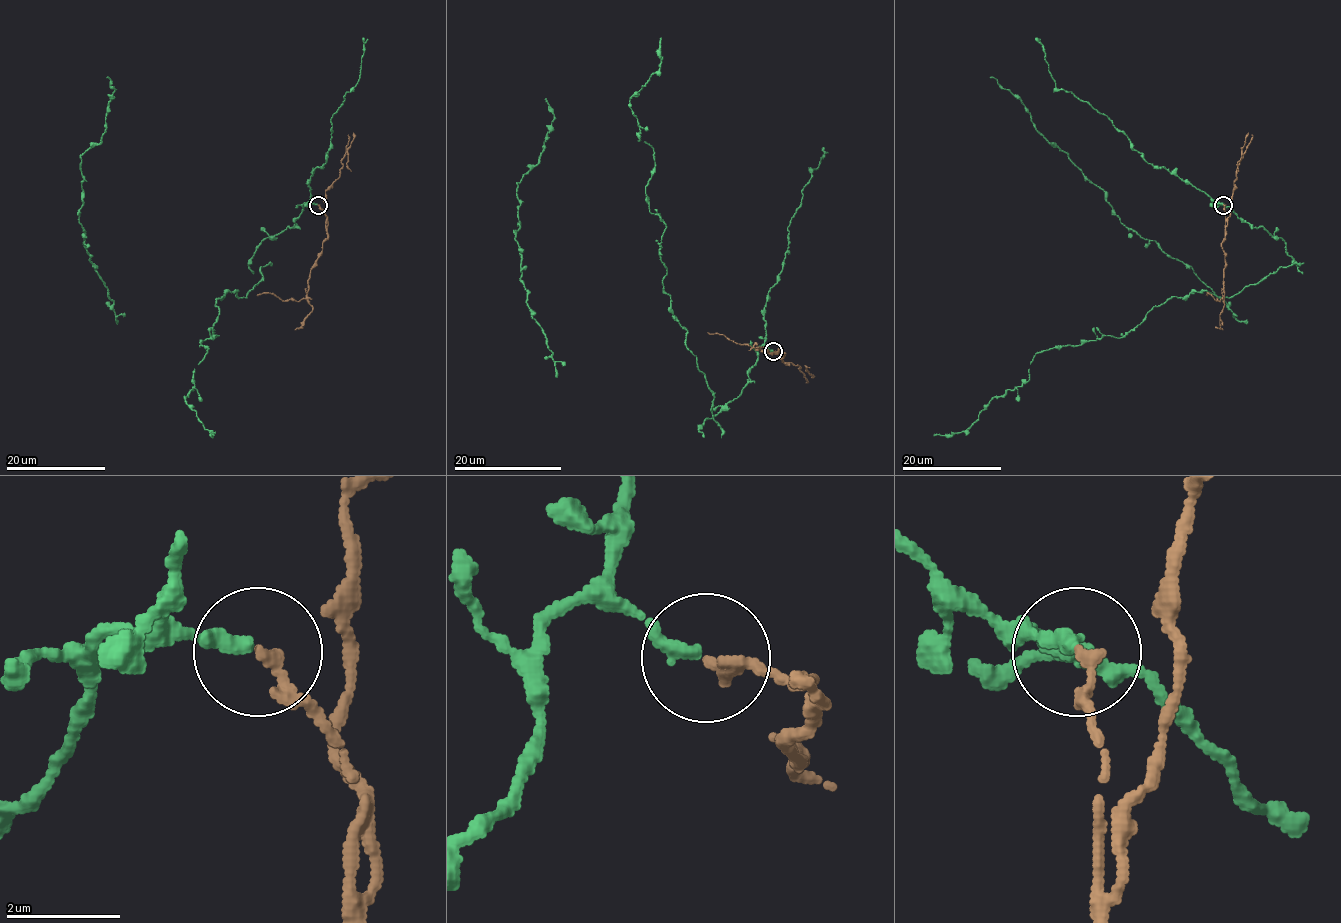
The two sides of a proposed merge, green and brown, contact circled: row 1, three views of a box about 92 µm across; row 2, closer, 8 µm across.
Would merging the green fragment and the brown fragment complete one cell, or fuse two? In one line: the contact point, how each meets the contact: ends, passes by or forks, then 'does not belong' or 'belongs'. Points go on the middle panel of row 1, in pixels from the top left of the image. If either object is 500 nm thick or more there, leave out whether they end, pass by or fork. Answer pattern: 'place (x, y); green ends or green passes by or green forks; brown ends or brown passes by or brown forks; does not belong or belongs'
place (773, 351); green ends; brown ends; does not belong

